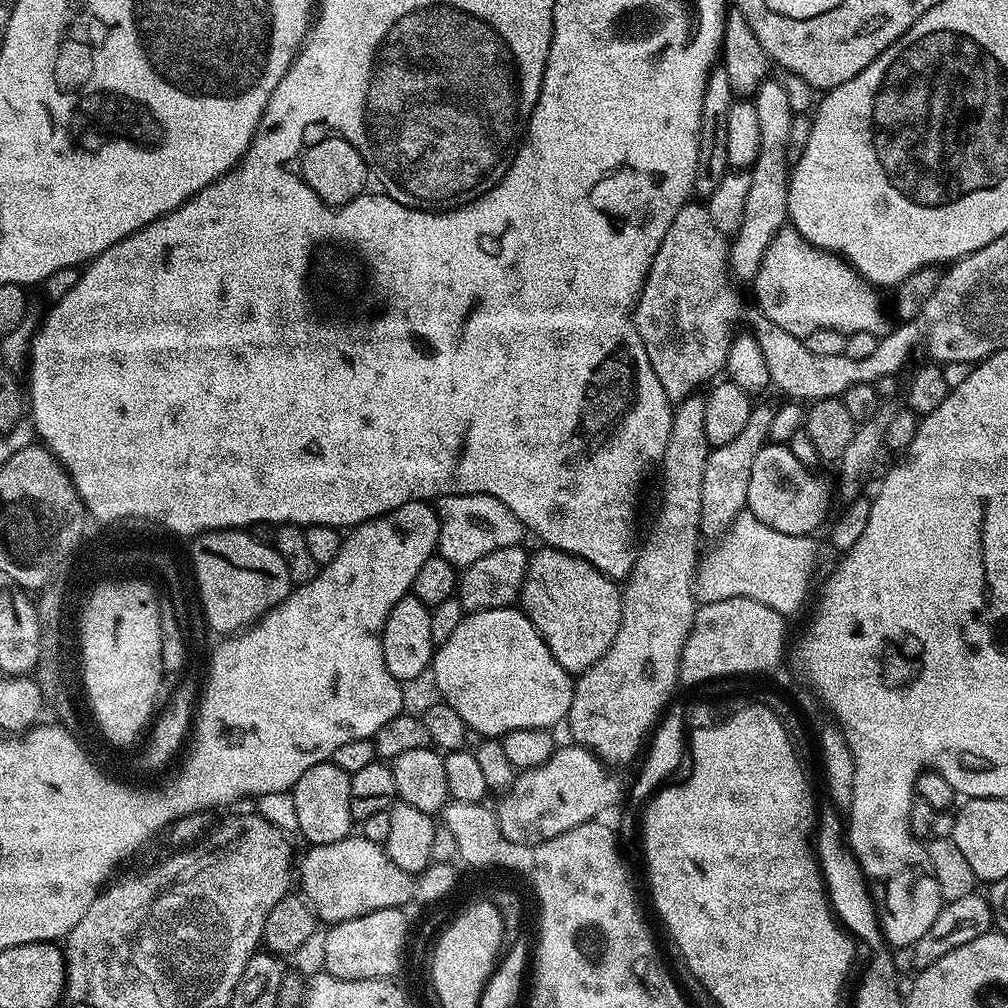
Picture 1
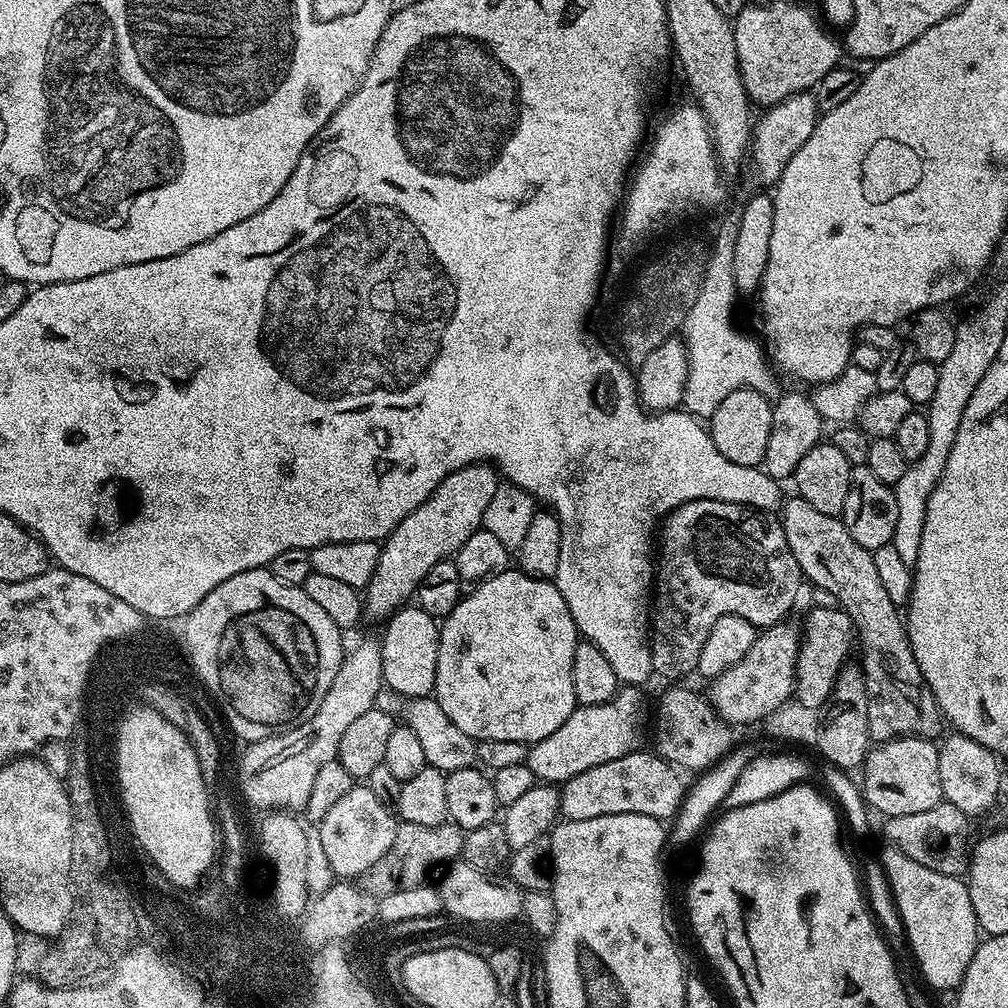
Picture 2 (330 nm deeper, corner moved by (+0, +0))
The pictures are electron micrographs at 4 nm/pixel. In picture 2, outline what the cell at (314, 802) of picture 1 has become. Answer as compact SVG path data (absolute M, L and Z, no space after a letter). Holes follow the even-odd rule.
M352 787L350 794L343 796L326 814L326 818L318 821L322 850L330 861L333 877L363 877L364 872L370 870L370 866L374 866L374 862L378 862L386 850L390 850L396 840L397 823L397 817L389 808L382 806L374 794L370 794L368 787Z

